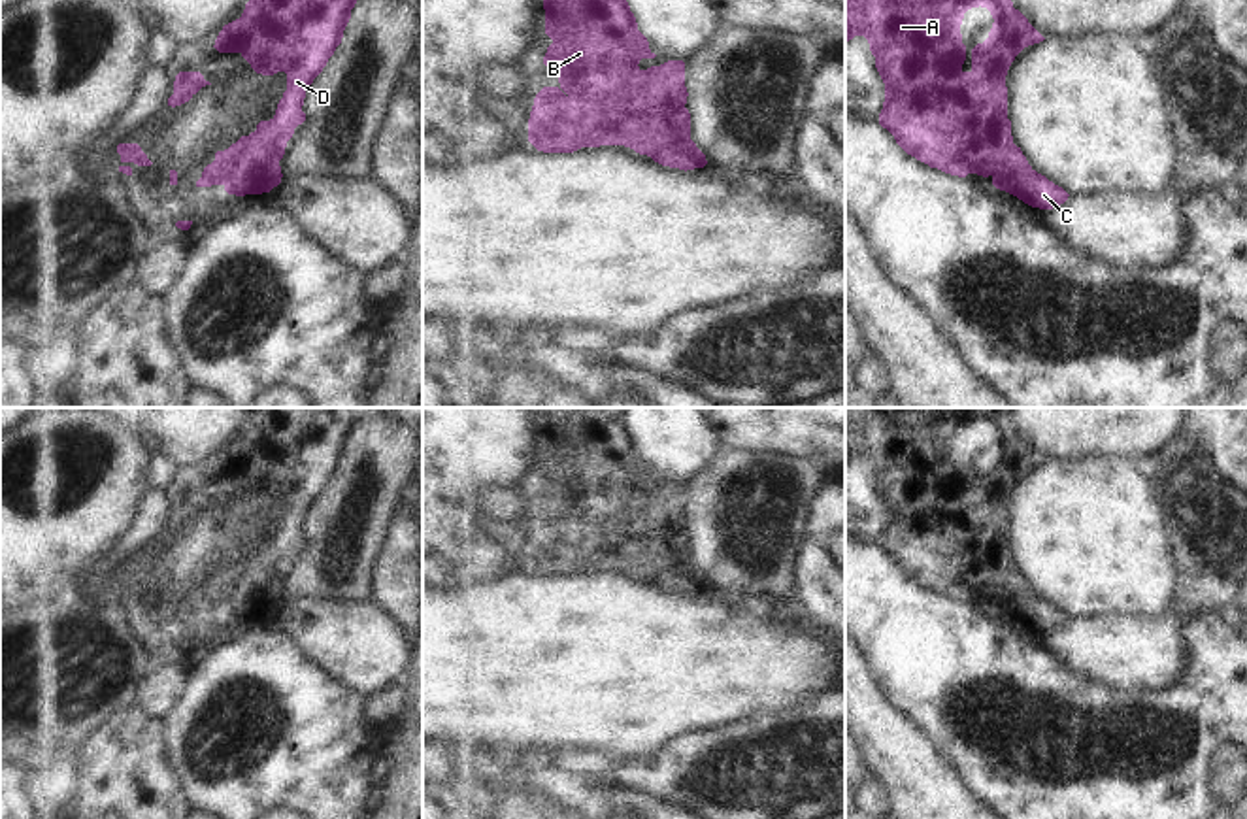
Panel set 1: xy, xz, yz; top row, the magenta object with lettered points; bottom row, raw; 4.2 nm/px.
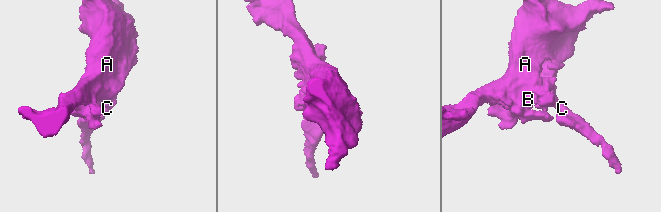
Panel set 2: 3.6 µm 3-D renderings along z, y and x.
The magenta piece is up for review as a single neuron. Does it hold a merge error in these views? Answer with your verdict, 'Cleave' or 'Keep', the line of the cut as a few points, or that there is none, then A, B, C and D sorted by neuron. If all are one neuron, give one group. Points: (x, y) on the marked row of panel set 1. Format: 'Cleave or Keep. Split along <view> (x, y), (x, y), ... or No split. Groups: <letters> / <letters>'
Keep. No split. Groups: A B C D.

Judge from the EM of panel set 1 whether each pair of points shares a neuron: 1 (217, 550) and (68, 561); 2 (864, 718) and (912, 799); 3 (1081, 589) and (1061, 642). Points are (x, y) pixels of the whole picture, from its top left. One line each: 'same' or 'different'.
1: different
2: same
3: different

